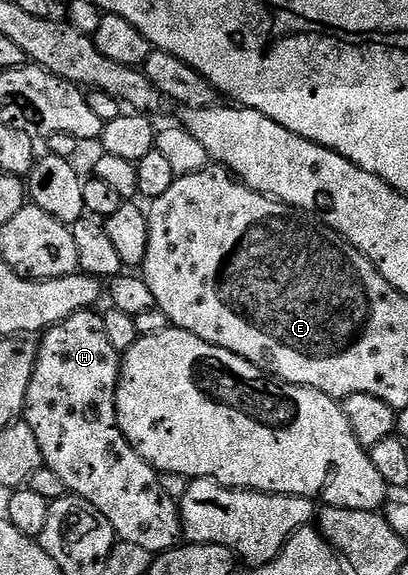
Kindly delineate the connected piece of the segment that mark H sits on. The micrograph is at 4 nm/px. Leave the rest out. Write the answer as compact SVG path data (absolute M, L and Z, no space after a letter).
M94 309L77 311L77 313L70 315L64 321L60 321L56 326L47 327L41 339L42 344L39 342L36 347L38 360L34 366L34 372L30 378L28 393L26 394L24 421L30 426L32 433L36 433L36 445L40 445L40 453L42 454L44 466L52 469L52 473L56 473L56 477L60 477L60 481L64 481L69 494L79 495L84 501L88 501L96 509L100 509L100 513L104 513L104 517L108 517L108 525L112 525L115 536L121 542L128 545L141 545L143 549L148 549L155 553L179 546L184 539L179 504L172 497L168 497L168 493L164 493L164 488L160 486L160 481L158 480L159 472L154 470L151 463L146 463L144 457L140 457L135 453L132 445L123 437L122 431L118 427L118 414L116 413L116 401L114 398L116 397L116 389L118 388L120 352L112 349L112 344L108 341L108 333L104 330L104 321L101 314Z

